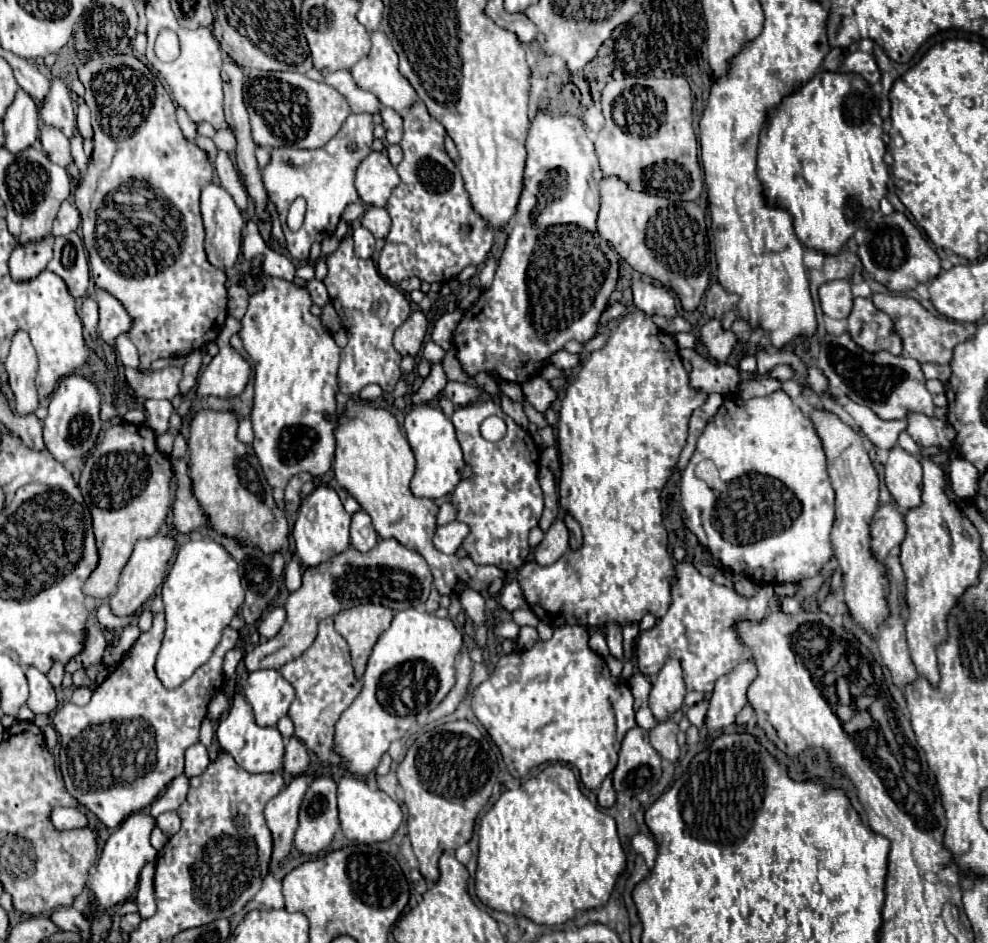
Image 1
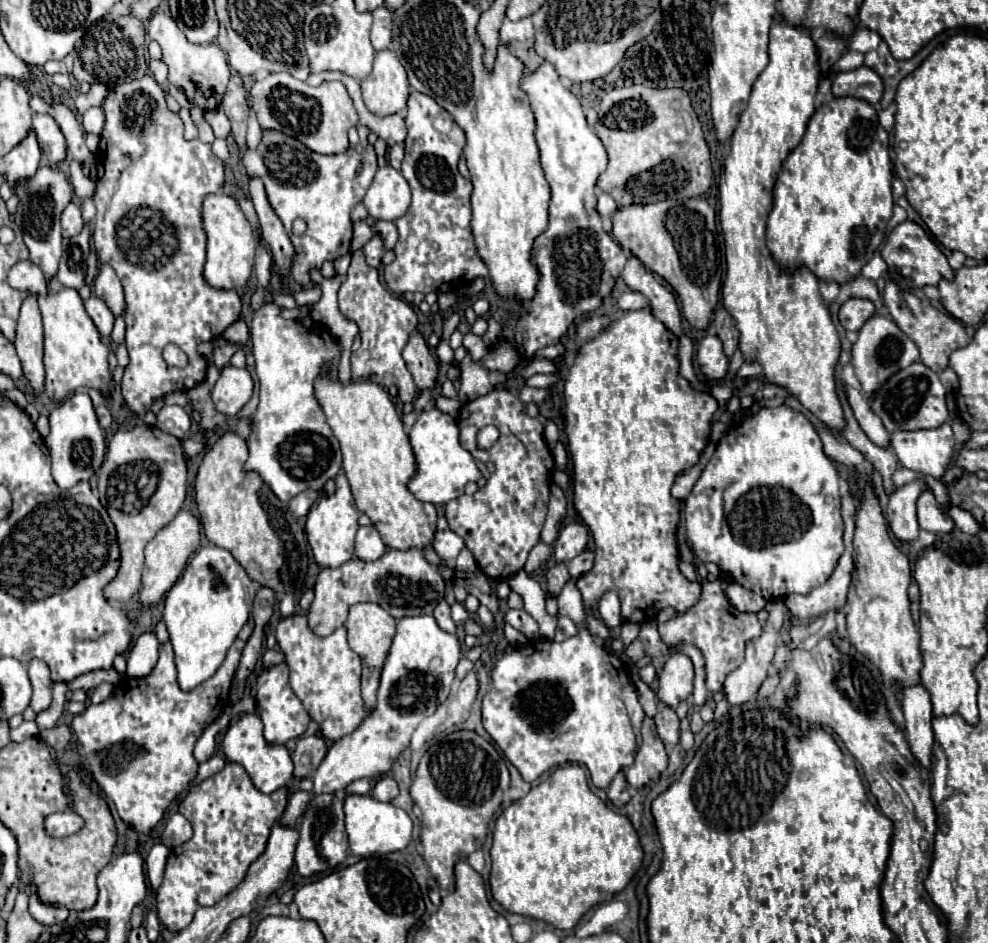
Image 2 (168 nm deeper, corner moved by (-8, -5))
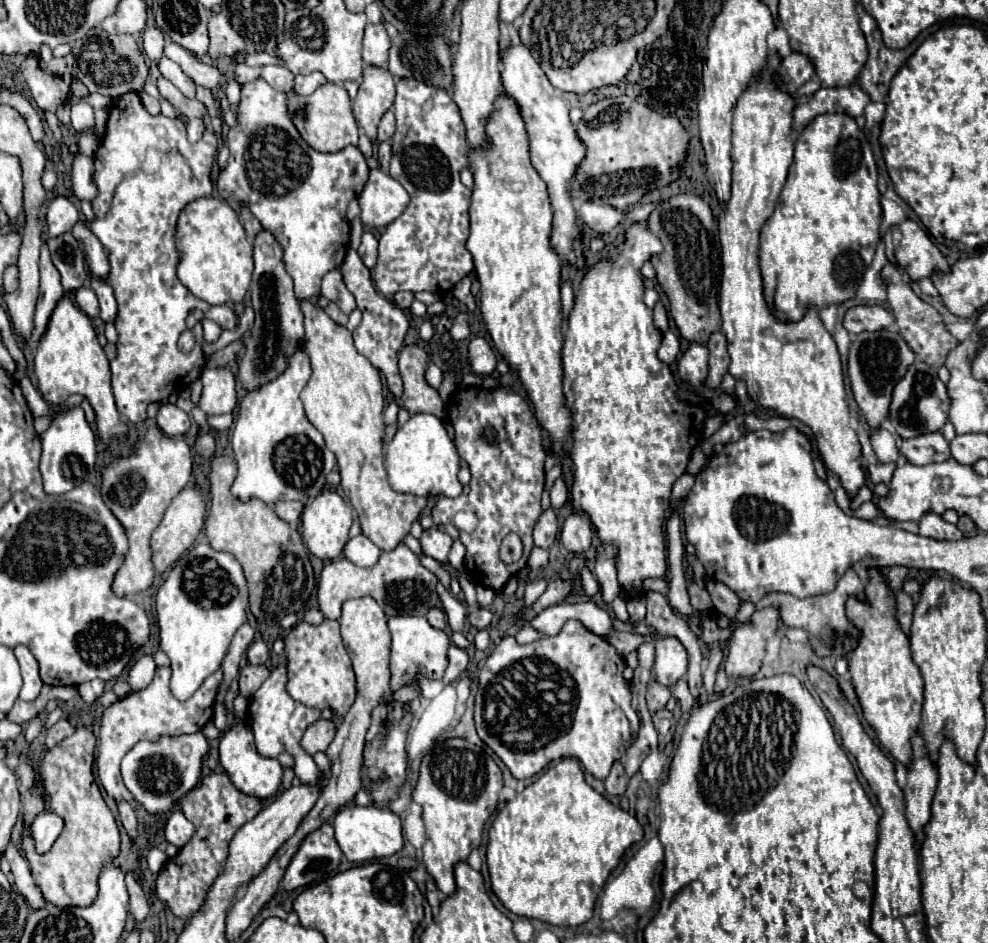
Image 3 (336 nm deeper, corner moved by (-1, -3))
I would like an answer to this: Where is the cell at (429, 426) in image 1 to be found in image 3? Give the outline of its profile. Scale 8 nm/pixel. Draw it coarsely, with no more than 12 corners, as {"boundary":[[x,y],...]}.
{"boundary":[[414,414],[386,446],[388,482],[460,496],[460,456],[440,418]]}

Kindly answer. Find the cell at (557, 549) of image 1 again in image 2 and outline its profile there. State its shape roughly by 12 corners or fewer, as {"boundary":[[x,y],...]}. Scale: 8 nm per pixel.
{"boundary":[[569,524],[553,544],[557,562],[571,562],[587,546],[587,528]]}

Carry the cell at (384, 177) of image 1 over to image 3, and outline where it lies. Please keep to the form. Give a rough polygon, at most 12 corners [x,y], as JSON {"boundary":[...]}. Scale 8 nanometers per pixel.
{"boundary":[[382,170],[358,198],[364,226],[394,222],[410,196]]}

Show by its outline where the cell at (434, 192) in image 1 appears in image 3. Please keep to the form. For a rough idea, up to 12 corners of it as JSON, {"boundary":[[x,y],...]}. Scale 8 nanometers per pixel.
{"boundary":[[396,82],[376,290],[450,292],[472,272],[464,122],[444,88]]}

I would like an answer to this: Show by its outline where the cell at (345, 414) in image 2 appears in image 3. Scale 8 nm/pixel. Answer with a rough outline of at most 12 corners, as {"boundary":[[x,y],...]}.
{"boundary":[[300,306],[306,418],[336,454],[362,534],[392,550],[426,498],[388,484],[380,372]]}

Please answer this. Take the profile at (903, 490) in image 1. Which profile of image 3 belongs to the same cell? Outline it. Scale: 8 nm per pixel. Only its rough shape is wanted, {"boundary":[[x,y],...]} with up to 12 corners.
{"boundary":[[934,512],[918,522],[920,536],[962,540],[964,534]]}

